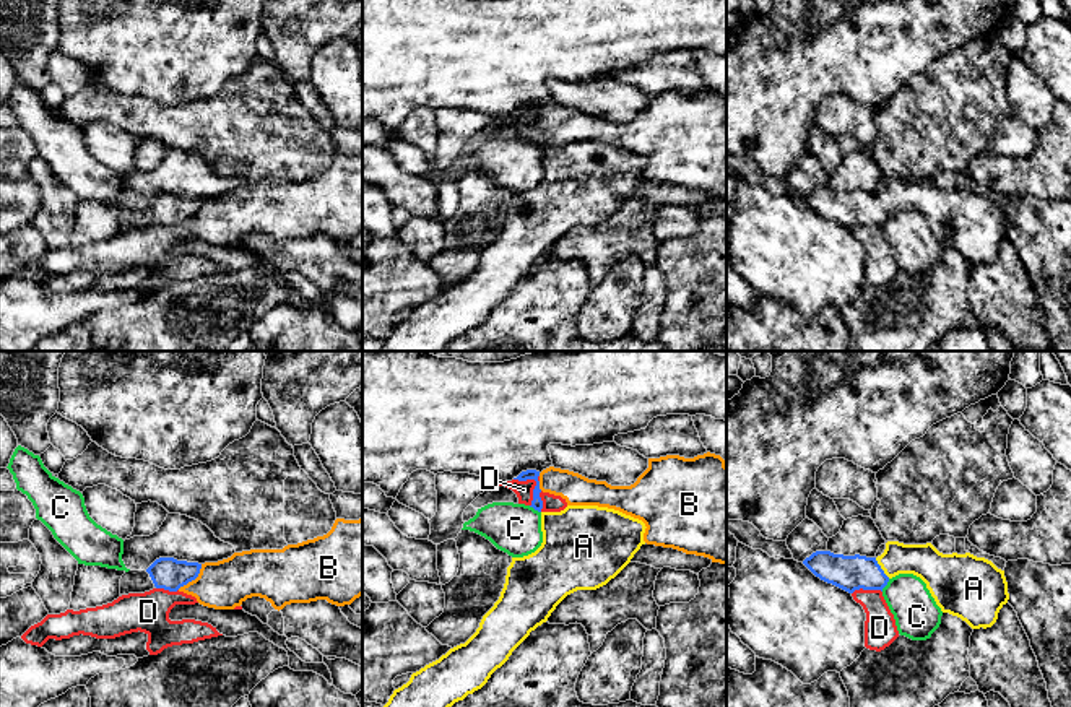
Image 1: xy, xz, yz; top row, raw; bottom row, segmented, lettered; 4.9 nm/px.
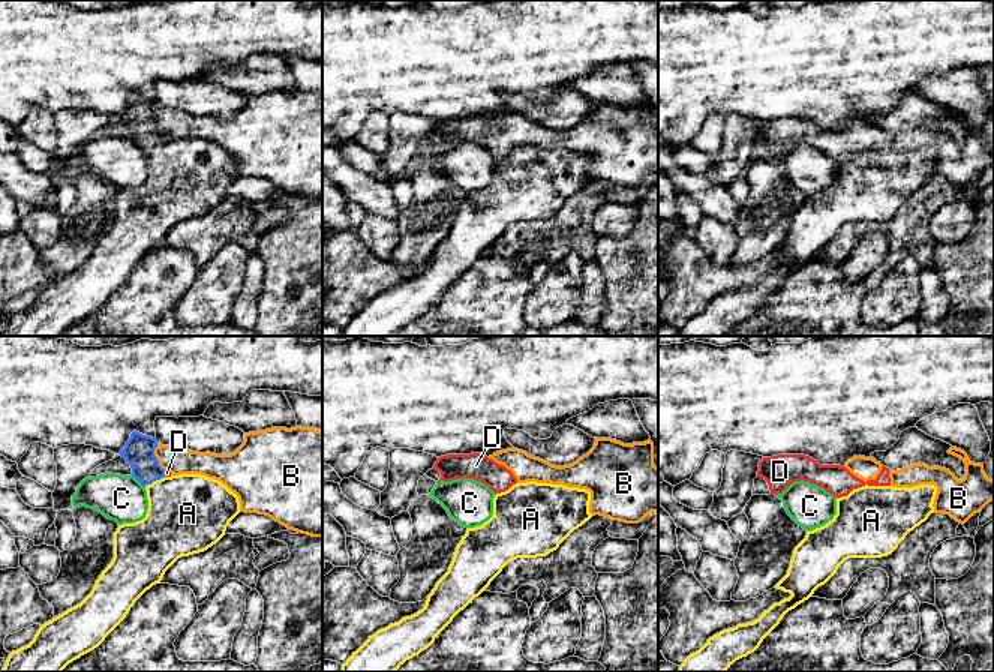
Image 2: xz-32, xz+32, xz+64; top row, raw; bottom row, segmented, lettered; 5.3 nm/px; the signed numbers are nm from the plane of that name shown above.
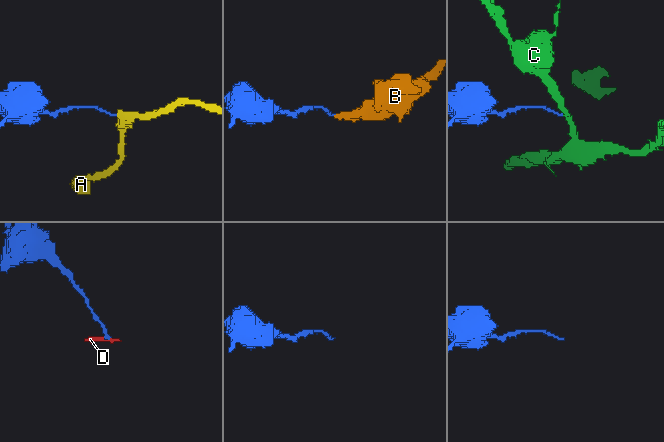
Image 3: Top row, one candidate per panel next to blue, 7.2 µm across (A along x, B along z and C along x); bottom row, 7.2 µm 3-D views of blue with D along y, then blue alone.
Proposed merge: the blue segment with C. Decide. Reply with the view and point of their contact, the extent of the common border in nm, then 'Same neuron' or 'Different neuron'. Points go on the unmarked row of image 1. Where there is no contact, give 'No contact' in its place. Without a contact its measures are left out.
Touches blue at yz (886, 220). Shared border 80 nm. Different neuron

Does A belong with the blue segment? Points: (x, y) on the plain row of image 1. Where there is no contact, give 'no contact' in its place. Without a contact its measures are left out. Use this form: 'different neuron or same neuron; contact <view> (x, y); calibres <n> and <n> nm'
same neuron; contact yz (880, 203); calibres 180 and 170 nm

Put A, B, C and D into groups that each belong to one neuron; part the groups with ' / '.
A / B D / C

